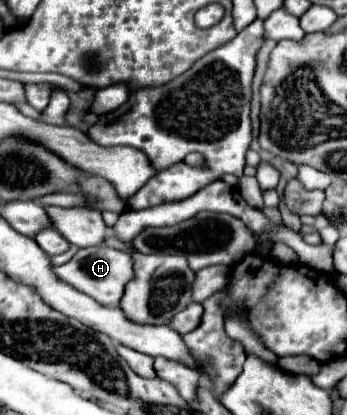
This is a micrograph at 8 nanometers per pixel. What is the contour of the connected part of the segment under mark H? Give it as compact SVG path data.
M106 243L98 245L98 247L86 247L86 249L78 249L78 253L64 265L54 267L54 273L70 283L72 287L80 289L82 293L90 295L92 299L96 299L100 305L108 305L108 307L120 307L120 299L124 295L124 287L128 285L128 281L134 279L134 269L132 269L132 257L126 251L108 247Z

